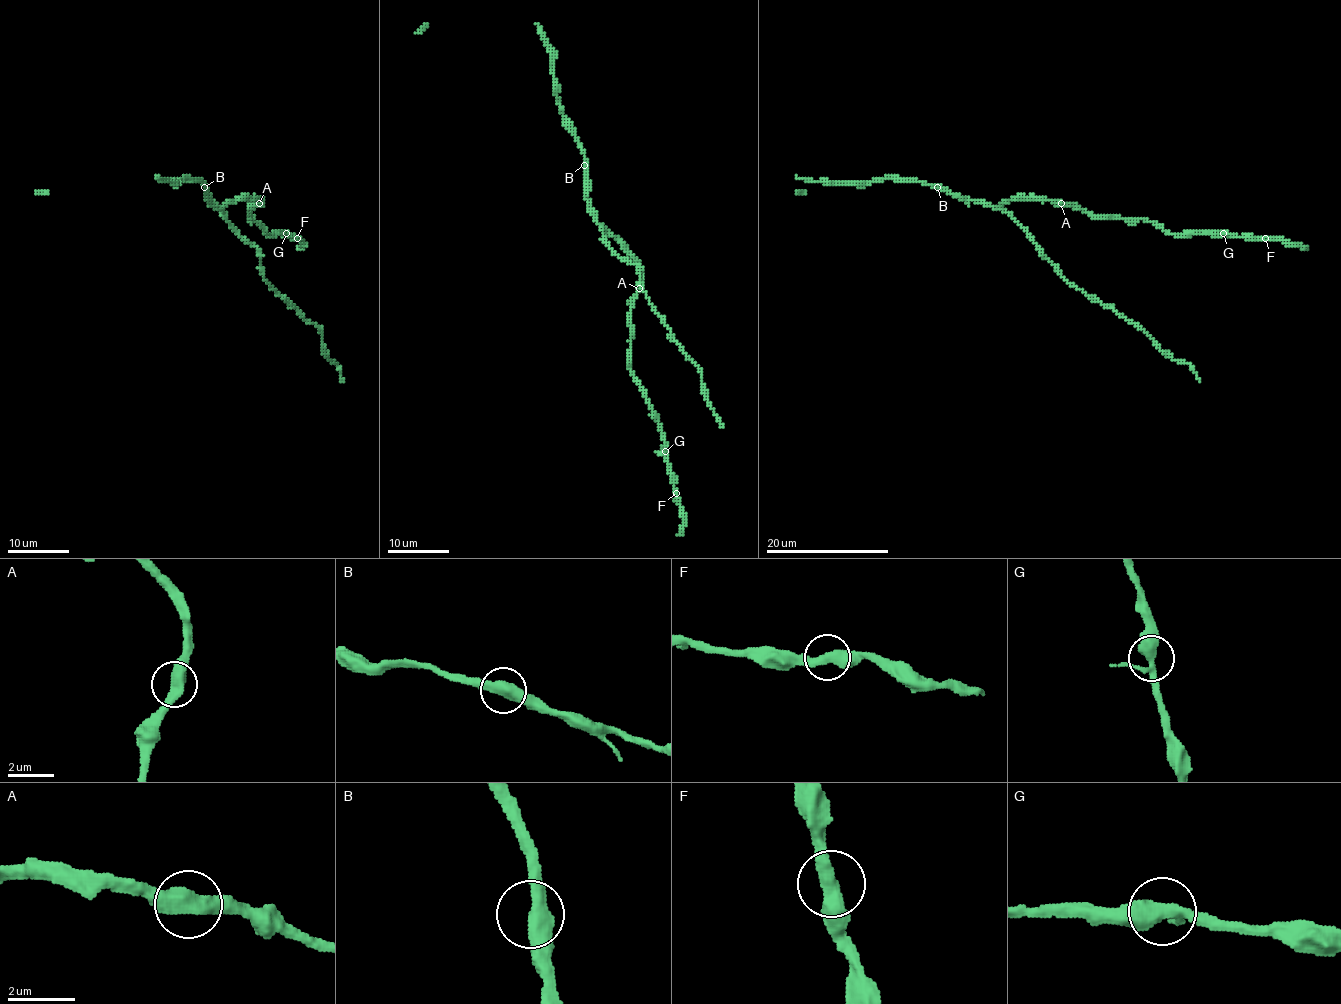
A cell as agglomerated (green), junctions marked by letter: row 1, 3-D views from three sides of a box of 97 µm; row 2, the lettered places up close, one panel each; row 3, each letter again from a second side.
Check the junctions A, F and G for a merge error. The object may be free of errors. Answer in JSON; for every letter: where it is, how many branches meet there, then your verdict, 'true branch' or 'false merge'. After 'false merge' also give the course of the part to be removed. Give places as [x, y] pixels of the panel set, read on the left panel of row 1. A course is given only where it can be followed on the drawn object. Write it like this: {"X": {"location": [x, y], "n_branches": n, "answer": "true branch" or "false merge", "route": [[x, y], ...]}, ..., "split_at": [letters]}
{"A": {"location": [259, 203], "n_branches": 2, "answer": "true branch"}, "F": {"location": [297, 238], "n_branches": 2, "answer": "true branch"}, "G": {"location": [286, 233], "n_branches": 3, "answer": "true branch"}, "split_at": []}

